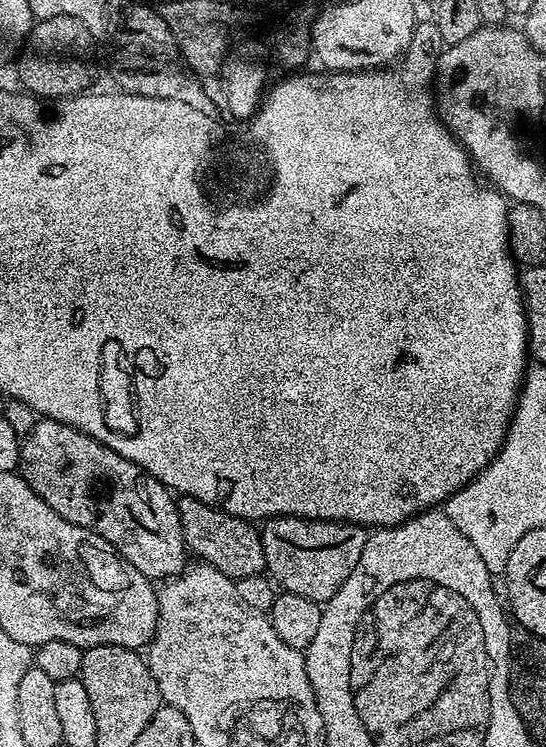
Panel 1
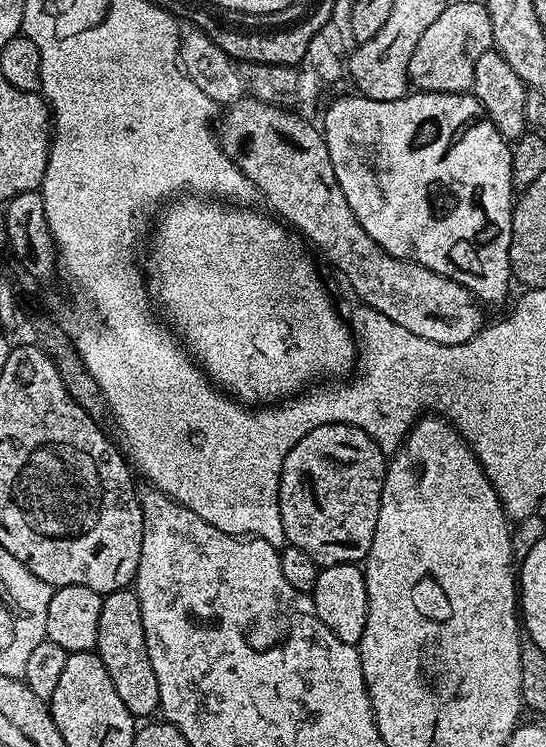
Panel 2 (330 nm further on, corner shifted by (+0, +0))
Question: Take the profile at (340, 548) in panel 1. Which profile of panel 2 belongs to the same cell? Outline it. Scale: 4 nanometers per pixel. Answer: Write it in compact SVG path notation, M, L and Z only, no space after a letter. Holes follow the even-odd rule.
M323 424L318 430L310 430L296 445L286 454L286 462L282 466L280 475L280 513L282 514L282 530L284 539L291 547L304 550L318 566L329 568L335 564L355 564L363 562L368 556L370 546L374 542L374 526L378 526L378 510L382 502L382 486L386 471L386 454L371 438L360 428L349 424Z

